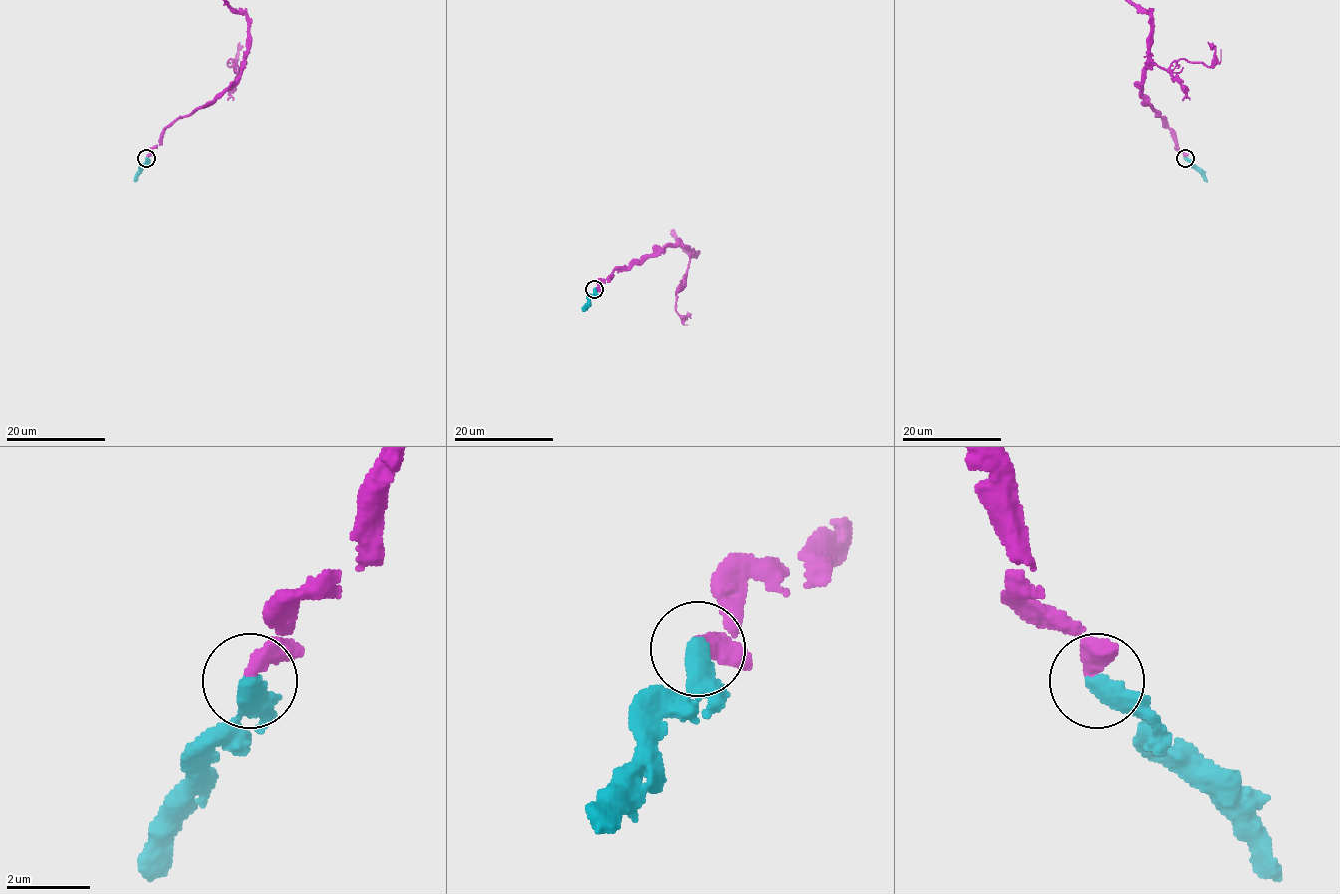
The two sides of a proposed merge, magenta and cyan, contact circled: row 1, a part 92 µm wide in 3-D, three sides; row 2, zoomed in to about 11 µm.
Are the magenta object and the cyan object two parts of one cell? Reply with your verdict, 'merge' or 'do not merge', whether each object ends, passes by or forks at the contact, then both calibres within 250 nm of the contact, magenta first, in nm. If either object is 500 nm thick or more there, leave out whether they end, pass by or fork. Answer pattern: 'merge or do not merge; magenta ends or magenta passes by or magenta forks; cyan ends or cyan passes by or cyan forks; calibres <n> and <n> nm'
merge; calibres 320 and 500 nm

